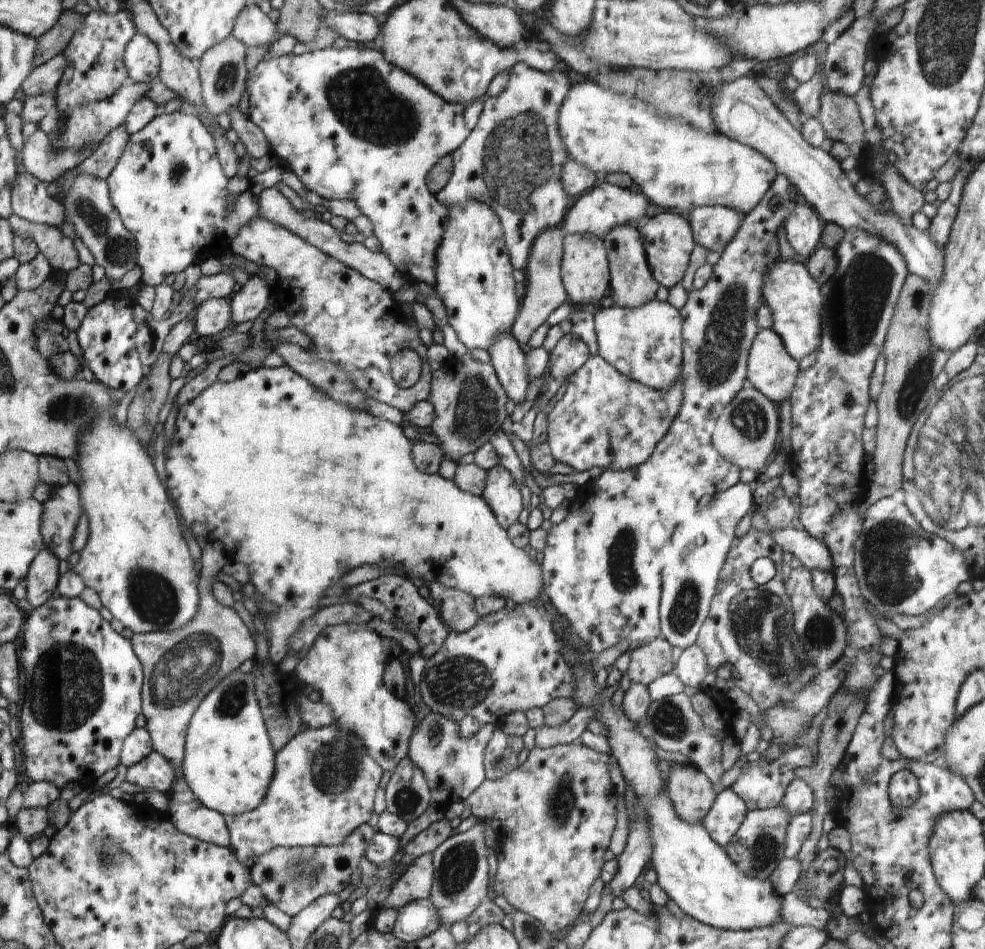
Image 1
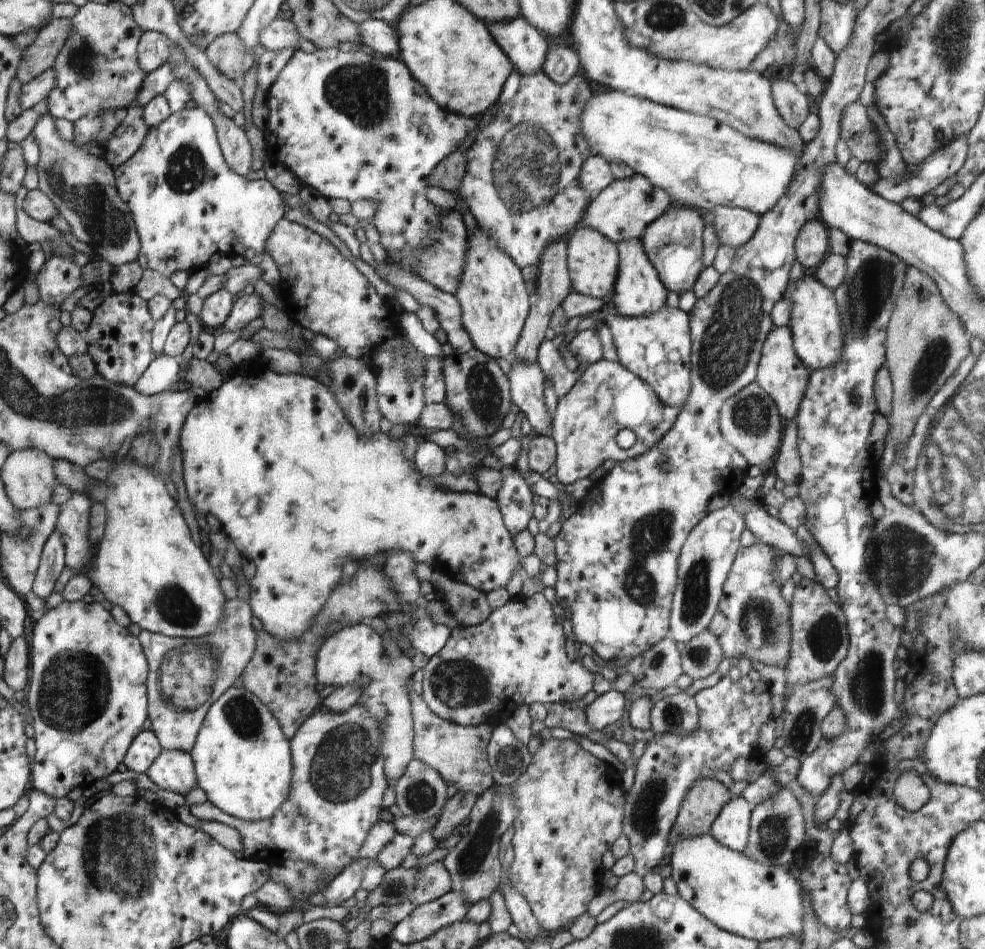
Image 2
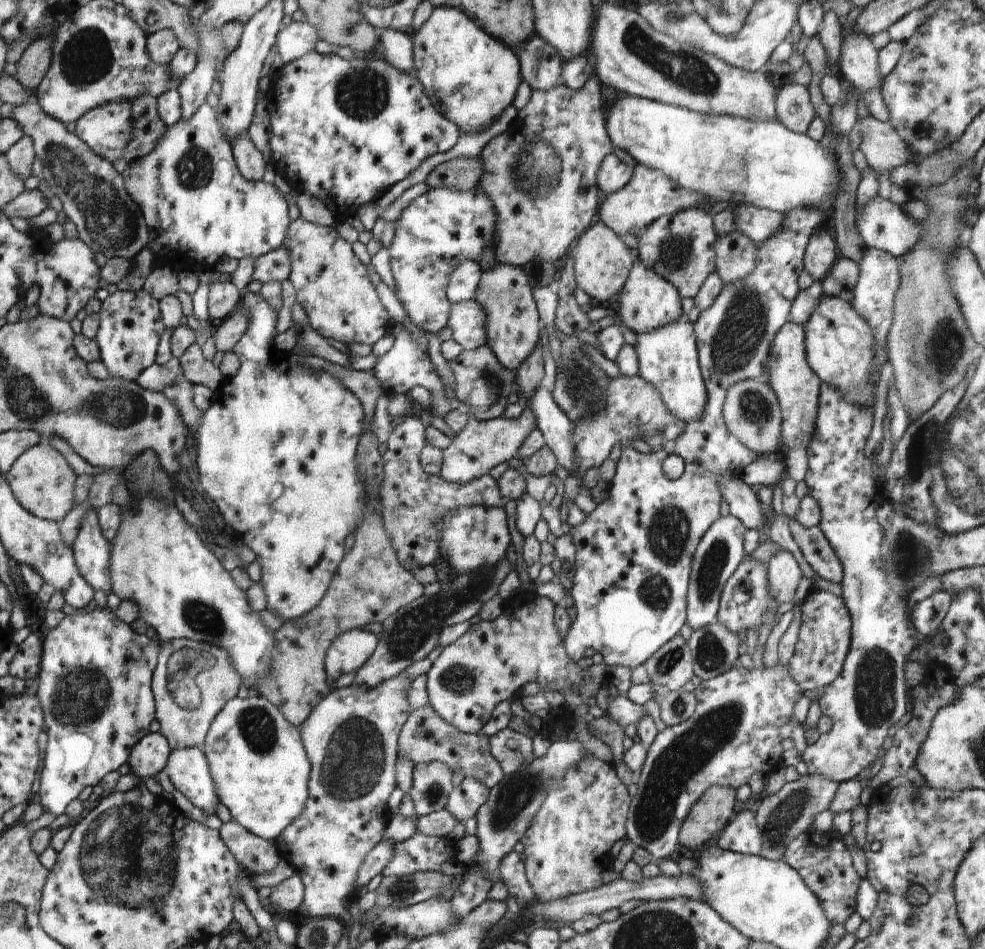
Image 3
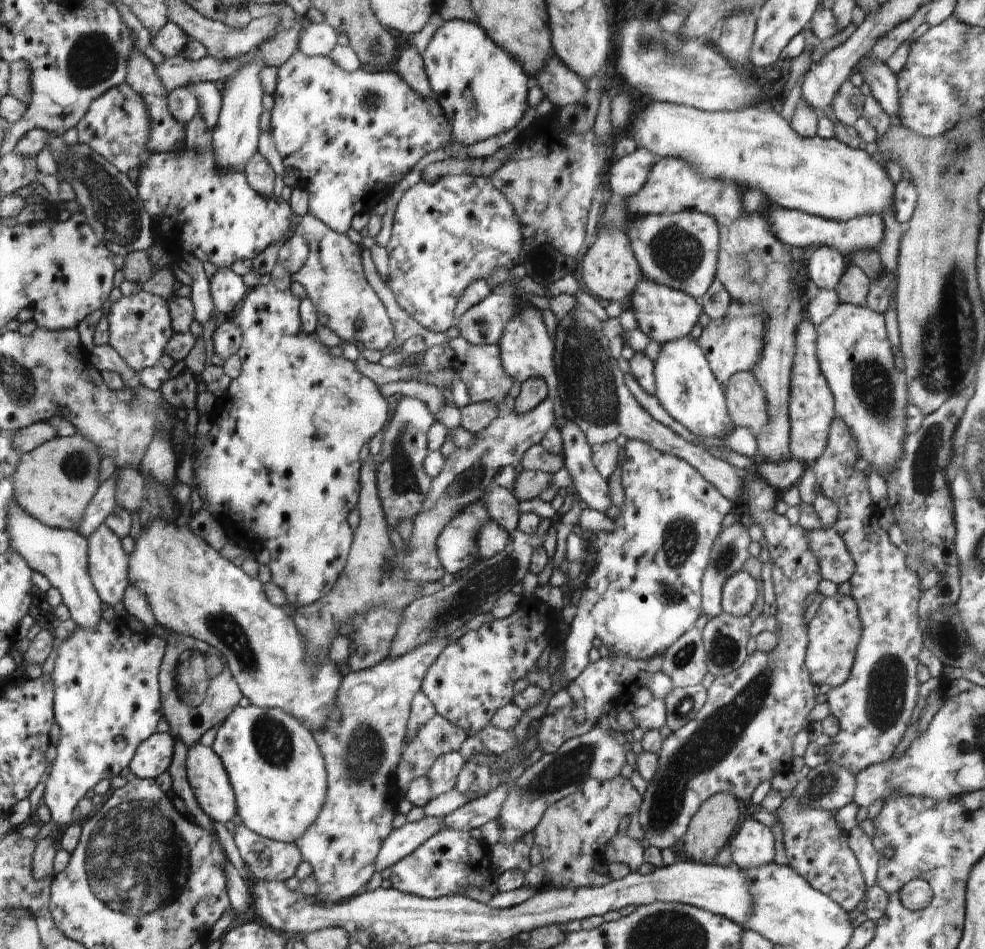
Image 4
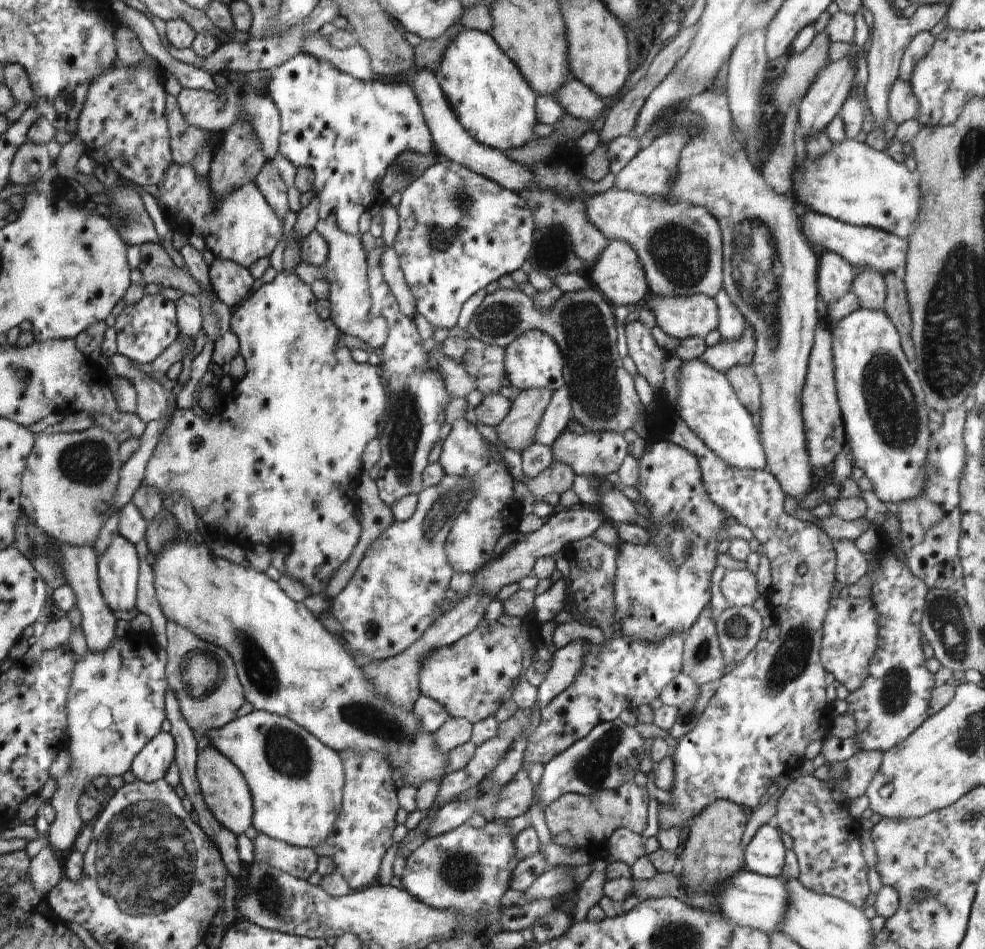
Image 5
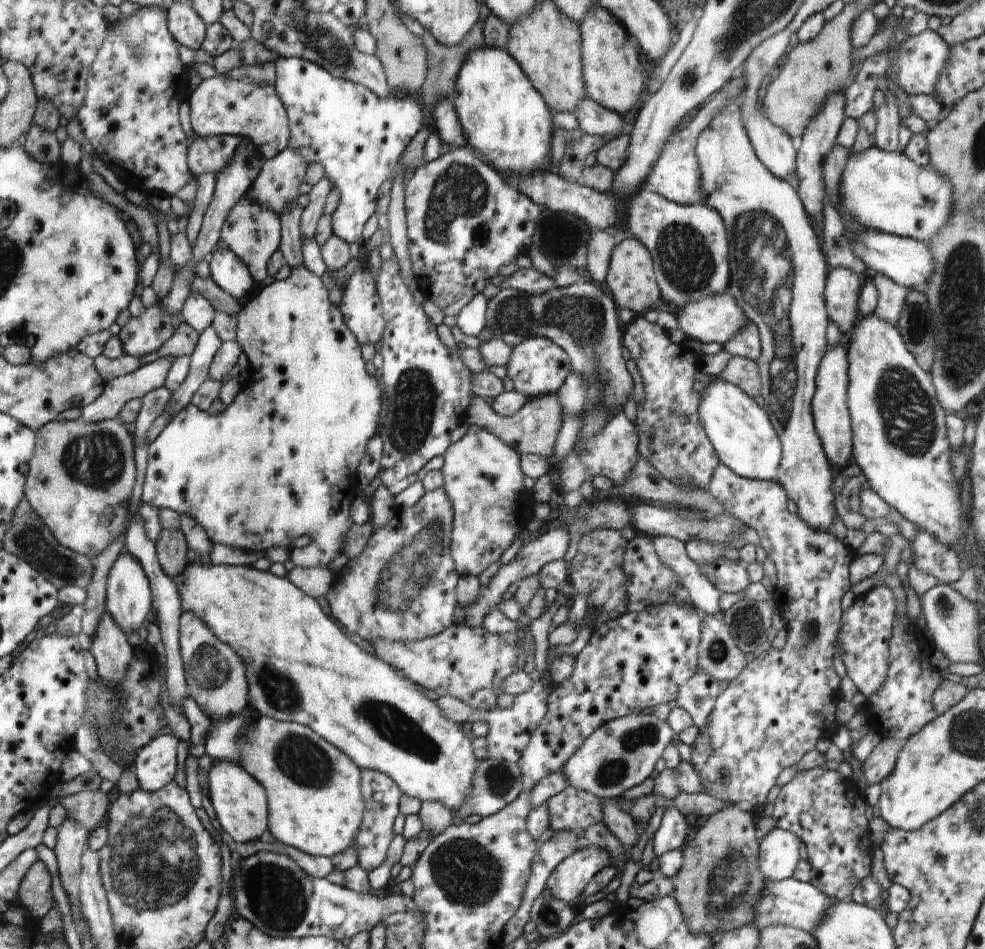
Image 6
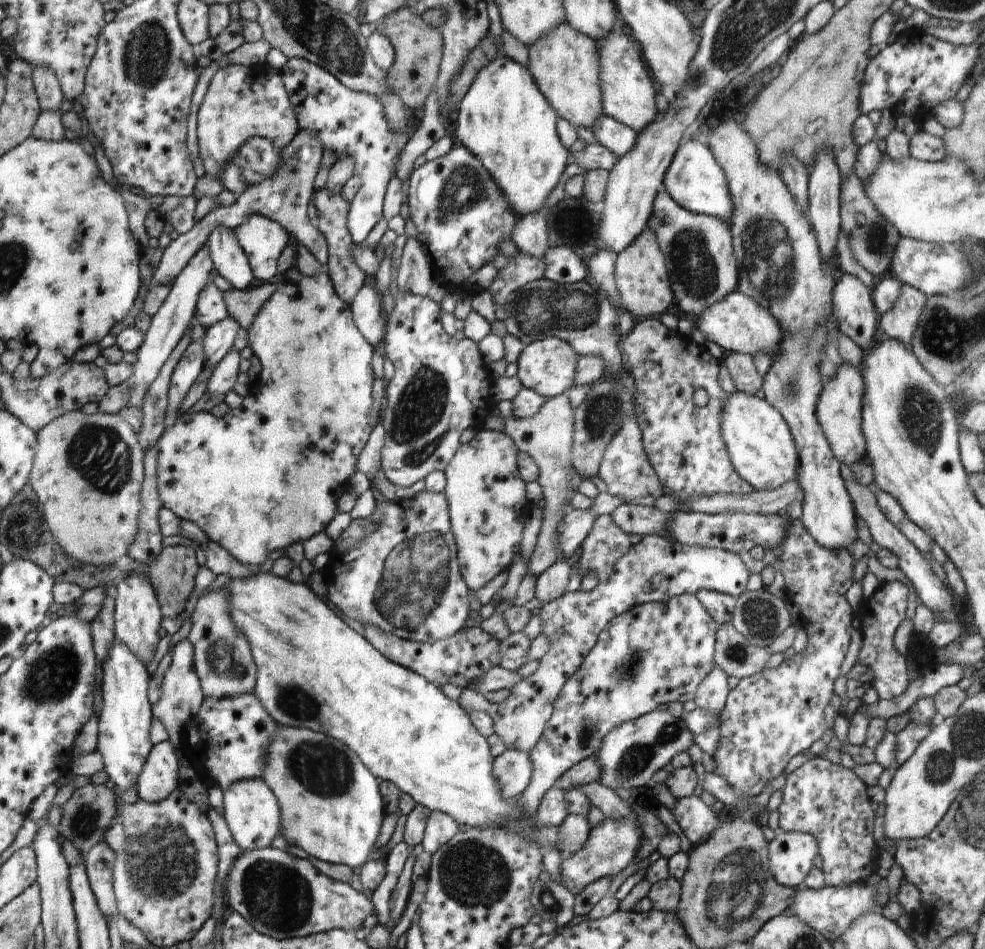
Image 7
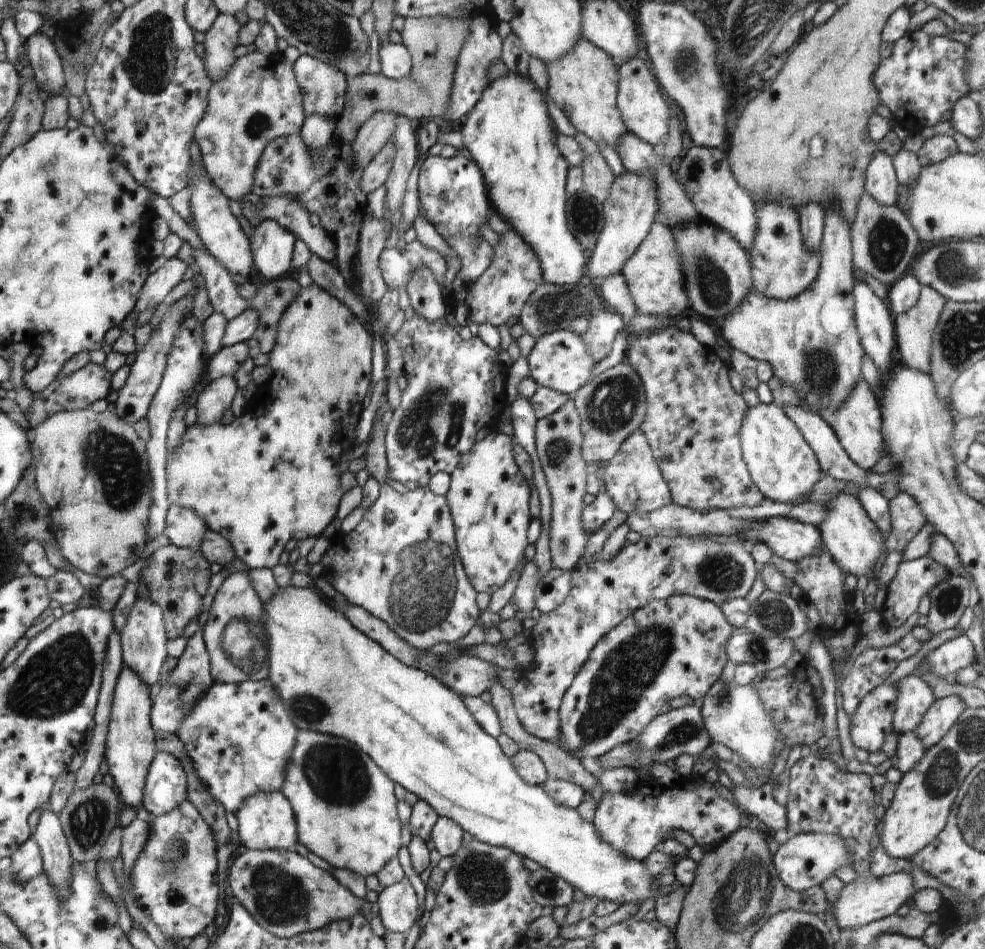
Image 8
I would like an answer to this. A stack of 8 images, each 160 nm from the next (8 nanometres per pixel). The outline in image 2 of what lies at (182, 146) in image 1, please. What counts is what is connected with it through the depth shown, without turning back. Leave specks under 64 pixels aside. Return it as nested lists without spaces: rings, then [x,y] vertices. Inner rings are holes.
[[[184,108],[178,112],[170,114],[162,124],[149,128],[146,133],[143,145],[116,171],[118,178],[119,194],[124,195],[124,200],[128,202],[128,206],[132,206],[131,215],[136,218],[136,228],[140,230],[140,238],[144,238],[144,254],[140,254],[140,262],[138,264],[143,270],[150,269],[163,274],[172,282],[172,274],[174,272],[186,272],[192,274],[199,271],[196,268],[202,268],[210,257],[216,252],[225,254],[231,259],[238,255],[242,256],[251,265],[256,265],[263,271],[263,280],[271,284],[273,288],[279,284],[279,270],[274,259],[267,253],[266,246],[275,226],[284,219],[284,213],[287,211],[286,202],[283,195],[268,182],[268,179],[247,180],[245,177],[236,174],[227,164],[223,157],[220,143],[218,142],[217,132],[212,118],[201,108]]]

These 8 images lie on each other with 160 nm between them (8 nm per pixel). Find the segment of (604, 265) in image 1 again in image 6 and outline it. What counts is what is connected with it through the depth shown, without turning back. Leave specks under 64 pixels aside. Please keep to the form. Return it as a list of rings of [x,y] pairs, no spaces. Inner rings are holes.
[[[636,238],[625,239],[614,247],[604,284],[616,301],[618,309],[630,308],[636,316],[644,315],[652,304],[657,305],[661,298],[650,253]]]

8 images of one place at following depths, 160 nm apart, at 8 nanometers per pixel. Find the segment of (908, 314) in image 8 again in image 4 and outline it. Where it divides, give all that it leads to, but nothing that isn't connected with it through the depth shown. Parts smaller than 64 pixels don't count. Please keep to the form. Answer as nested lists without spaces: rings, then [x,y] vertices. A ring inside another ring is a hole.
[[[851,265],[835,286],[839,302],[865,306],[870,281],[869,275],[864,274],[860,267]]]

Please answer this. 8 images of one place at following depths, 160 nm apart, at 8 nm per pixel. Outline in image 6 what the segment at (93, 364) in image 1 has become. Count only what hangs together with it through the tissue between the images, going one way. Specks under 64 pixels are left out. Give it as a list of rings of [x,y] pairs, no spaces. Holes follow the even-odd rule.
[[[152,304],[151,307],[145,308],[144,312],[138,317],[131,317],[119,332],[119,339],[123,344],[124,352],[133,357],[146,356],[151,352],[156,352],[173,334],[176,332],[178,325],[184,322],[180,313],[171,313],[167,311],[163,304]]]

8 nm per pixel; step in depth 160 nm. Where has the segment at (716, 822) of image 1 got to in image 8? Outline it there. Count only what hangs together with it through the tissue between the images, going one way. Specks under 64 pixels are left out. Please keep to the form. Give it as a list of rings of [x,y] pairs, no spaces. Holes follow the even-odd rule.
[[[798,833],[790,835],[787,842],[781,844],[773,854],[773,866],[777,877],[784,882],[784,886],[798,892],[808,890],[813,886],[821,886],[821,882],[828,875],[834,874],[836,868],[850,863],[851,856],[845,842],[836,834]]]

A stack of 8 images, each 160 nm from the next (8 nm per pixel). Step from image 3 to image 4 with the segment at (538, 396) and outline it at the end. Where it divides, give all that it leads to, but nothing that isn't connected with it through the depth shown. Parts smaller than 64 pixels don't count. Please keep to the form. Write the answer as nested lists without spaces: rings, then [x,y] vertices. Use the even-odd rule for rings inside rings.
[[[565,418],[558,428],[560,436],[562,437],[564,468],[570,473],[574,492],[581,497],[591,509],[598,509],[604,513],[605,510],[611,506],[608,480],[602,478],[594,466],[591,457],[594,448],[588,444],[587,438],[576,423]]]

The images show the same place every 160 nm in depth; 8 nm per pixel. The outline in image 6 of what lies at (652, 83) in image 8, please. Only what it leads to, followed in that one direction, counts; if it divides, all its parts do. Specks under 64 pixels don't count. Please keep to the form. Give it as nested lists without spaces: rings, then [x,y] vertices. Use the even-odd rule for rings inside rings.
[[[594,5],[579,24],[581,34],[582,74],[585,94],[605,109],[626,116],[638,102],[647,80],[642,78],[638,46],[621,22],[608,9]]]

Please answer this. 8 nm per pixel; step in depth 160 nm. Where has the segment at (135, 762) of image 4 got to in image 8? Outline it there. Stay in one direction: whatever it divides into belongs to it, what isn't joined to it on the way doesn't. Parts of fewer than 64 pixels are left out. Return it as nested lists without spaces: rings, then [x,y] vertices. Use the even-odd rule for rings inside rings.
[[[155,754],[143,790],[142,808],[152,815],[170,813],[186,796],[186,774],[174,755]]]

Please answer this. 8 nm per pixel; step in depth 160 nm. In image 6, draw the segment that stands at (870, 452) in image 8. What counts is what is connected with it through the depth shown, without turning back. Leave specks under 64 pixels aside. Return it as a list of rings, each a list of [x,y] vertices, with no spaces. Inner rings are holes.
[[[844,341],[829,346],[818,365],[816,390],[811,402],[814,426],[819,436],[822,450],[829,463],[835,467],[846,467],[852,463],[852,425],[846,402],[848,386],[847,348]]]

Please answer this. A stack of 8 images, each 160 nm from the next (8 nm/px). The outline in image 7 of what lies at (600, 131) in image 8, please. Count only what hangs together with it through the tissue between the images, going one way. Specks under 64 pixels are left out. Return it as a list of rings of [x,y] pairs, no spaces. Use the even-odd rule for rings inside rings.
[[[562,22],[528,50],[528,70],[557,117],[567,120],[575,128],[592,130],[596,120],[604,114],[596,41]]]

